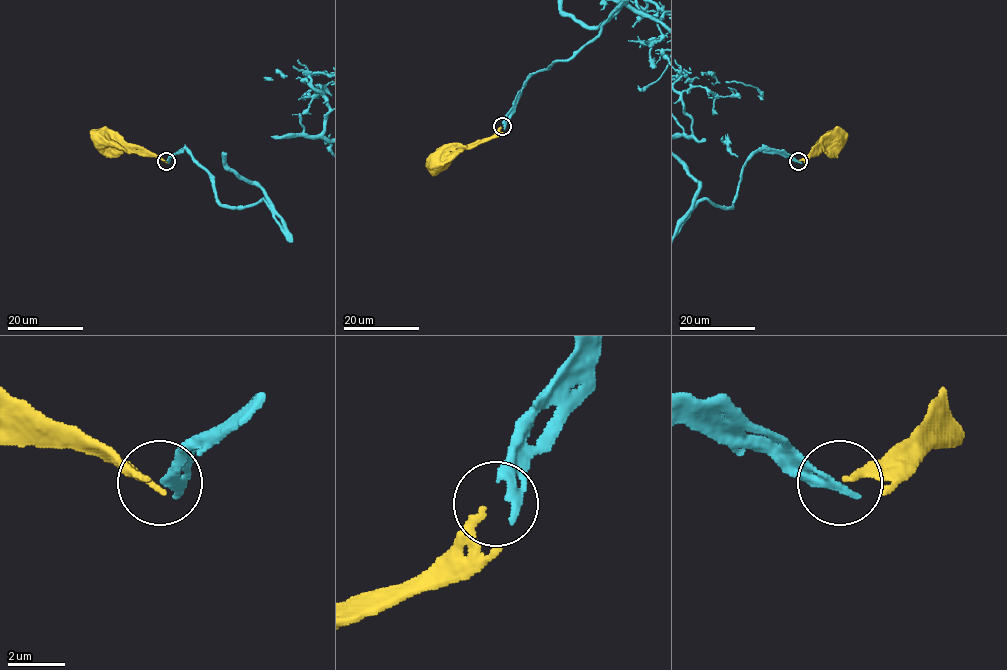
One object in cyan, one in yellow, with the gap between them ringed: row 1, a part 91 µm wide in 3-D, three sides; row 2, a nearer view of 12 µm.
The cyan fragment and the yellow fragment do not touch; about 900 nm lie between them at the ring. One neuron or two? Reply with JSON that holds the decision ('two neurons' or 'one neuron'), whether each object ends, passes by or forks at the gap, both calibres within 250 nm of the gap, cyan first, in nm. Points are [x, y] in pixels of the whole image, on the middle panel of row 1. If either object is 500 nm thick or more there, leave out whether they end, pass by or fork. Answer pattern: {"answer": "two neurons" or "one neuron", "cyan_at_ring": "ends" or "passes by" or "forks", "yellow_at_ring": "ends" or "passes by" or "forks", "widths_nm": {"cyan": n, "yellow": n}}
{"answer": "one neuron", "cyan_at_ring": "ends", "yellow_at_ring": "ends", "widths_nm": {"cyan": 400, "yellow": 240}}

